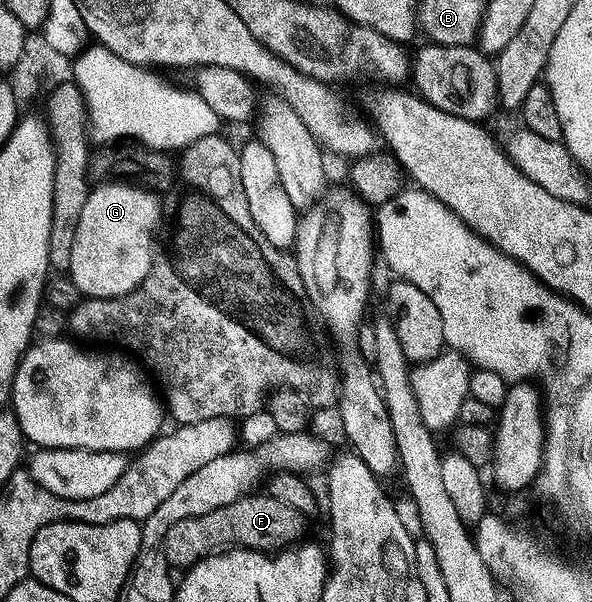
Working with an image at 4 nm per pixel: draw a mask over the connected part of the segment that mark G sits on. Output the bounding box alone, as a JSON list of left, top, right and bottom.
[67,182,162,300]

